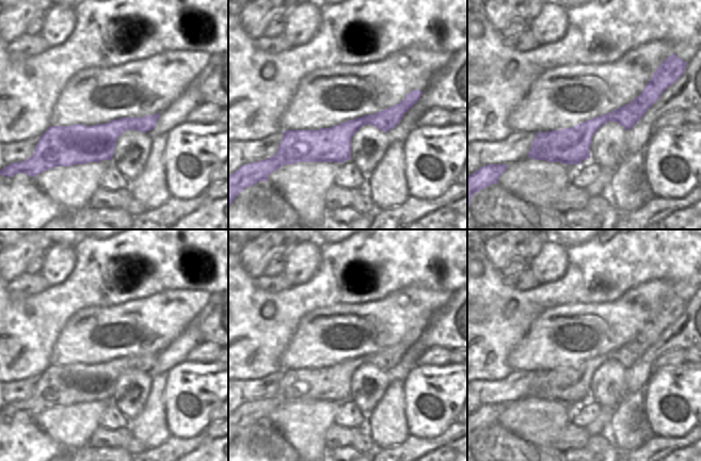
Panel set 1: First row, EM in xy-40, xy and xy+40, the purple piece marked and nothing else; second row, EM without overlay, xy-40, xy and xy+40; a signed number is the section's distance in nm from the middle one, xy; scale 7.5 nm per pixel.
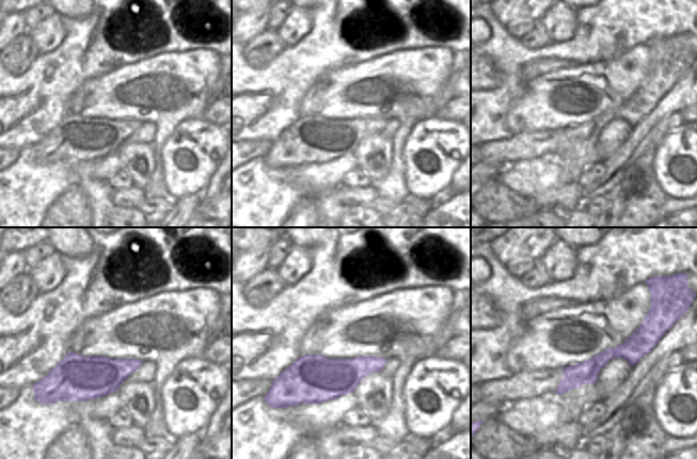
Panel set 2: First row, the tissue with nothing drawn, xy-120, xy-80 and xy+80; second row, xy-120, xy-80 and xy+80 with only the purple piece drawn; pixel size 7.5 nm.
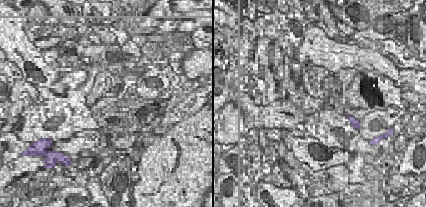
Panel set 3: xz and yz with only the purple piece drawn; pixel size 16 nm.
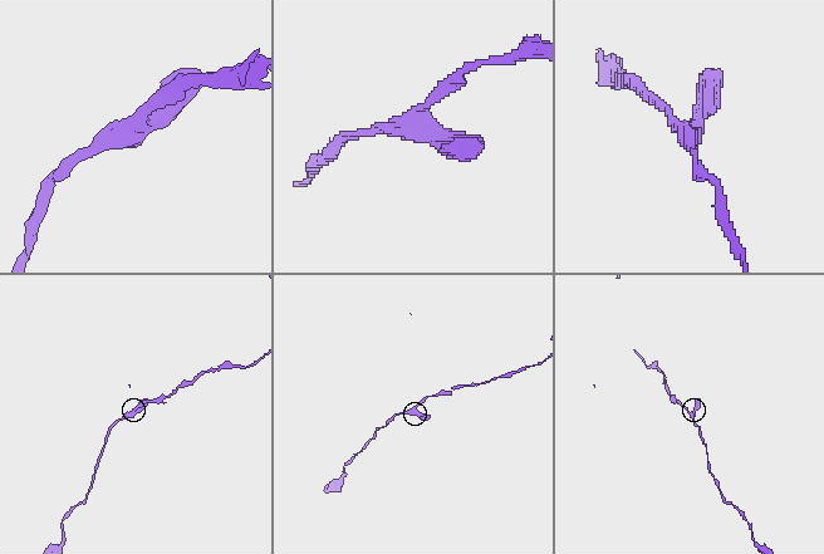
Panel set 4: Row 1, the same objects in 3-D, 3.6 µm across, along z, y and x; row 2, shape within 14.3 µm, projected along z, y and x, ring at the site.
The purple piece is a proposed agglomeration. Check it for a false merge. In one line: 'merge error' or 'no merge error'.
no merge error

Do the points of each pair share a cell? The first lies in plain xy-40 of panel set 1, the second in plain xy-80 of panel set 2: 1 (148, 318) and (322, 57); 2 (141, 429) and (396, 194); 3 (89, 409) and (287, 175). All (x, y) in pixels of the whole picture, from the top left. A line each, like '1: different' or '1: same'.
1: different
2: same
3: same

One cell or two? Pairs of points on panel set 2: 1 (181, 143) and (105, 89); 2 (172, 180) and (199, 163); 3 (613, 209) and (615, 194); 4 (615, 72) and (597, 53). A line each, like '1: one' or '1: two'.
1: two
2: one
3: one
4: two

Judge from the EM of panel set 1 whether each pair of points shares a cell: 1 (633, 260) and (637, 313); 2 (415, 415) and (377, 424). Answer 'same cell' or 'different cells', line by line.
1: different cells
2: different cells

